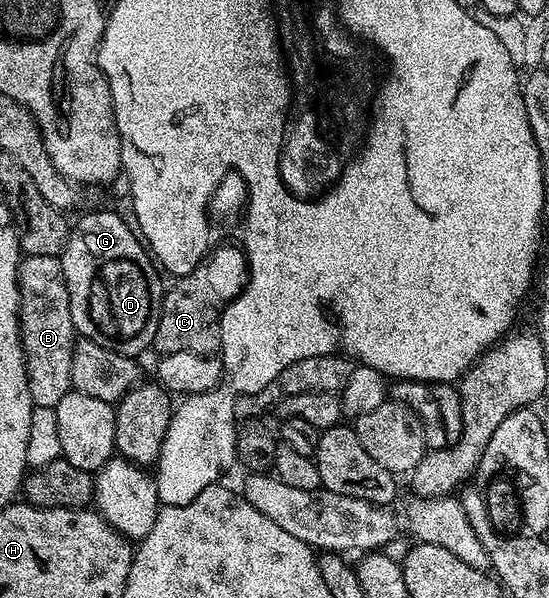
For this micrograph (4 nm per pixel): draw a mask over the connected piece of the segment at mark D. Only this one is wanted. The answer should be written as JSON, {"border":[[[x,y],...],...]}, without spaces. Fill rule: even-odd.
{"border":[[[111,263],[107,269],[93,271],[91,281],[105,281],[103,299],[97,303],[85,303],[85,329],[78,334],[80,338],[100,342],[129,358],[152,348],[165,292],[165,281],[160,278],[158,268],[137,271],[137,267],[141,265]]]}

